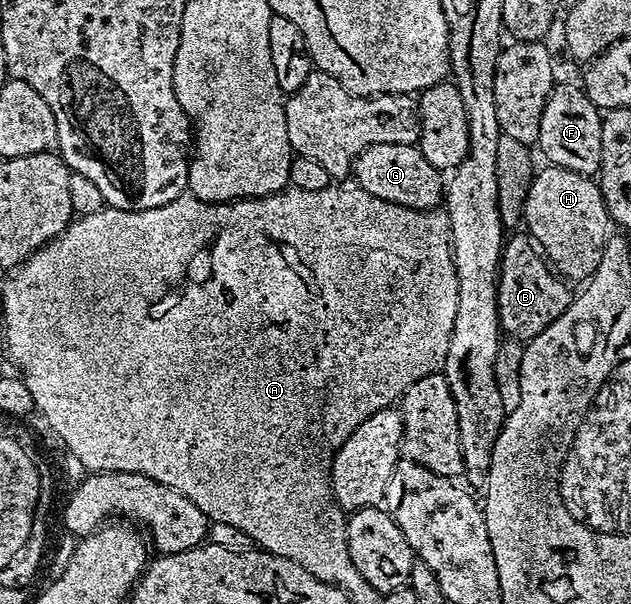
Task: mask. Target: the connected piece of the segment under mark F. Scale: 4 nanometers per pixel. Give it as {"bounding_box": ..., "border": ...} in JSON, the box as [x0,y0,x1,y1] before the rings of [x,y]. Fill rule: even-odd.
{"bounding_box":[536,82,602,176],"border":[[[557,82],[543,108],[536,145],[549,164],[584,176],[593,176],[599,172],[601,163],[602,125],[601,110],[586,96],[577,82]]]}

